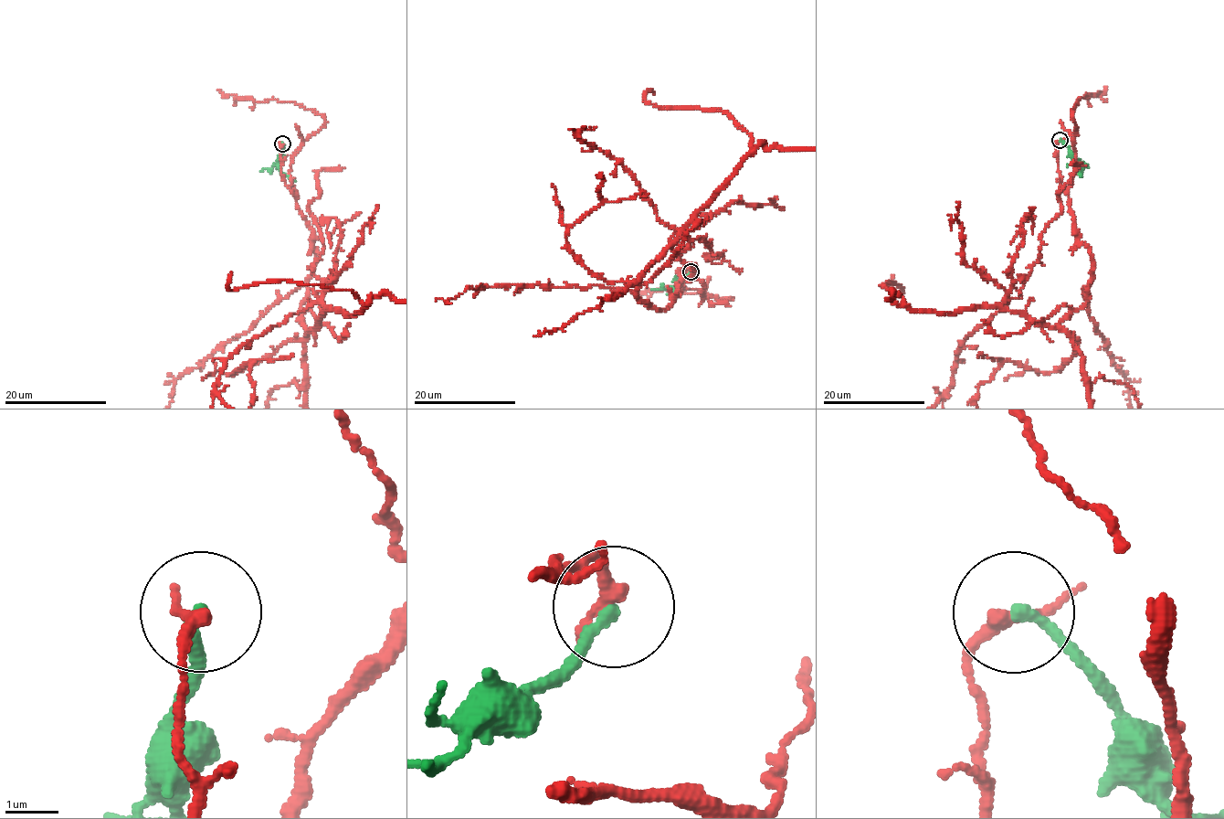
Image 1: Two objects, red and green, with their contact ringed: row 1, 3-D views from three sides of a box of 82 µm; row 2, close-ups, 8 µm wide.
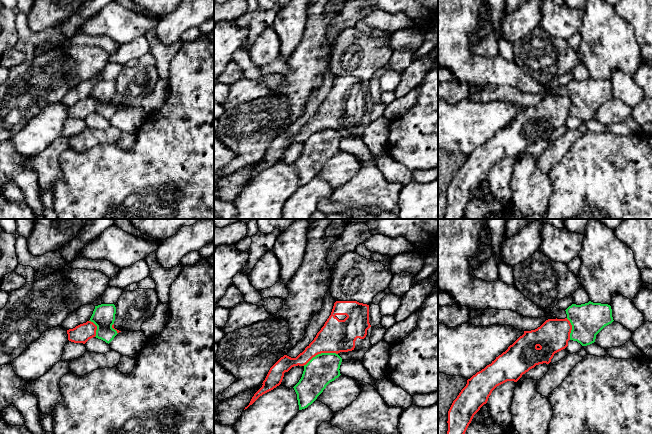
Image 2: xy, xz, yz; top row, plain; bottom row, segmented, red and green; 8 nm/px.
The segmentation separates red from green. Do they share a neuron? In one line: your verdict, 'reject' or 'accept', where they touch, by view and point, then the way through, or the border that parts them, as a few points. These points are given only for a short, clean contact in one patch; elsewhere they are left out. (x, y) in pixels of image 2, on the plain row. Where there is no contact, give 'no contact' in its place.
reject | xz (320, 129) | along xz (337, 129), (318, 129), (303, 141)

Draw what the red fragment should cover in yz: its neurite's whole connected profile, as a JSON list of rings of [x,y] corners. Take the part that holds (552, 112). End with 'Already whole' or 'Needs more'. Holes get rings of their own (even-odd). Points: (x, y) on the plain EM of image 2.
[[[567,94],[548,95],[537,105],[524,107],[505,128],[468,155],[448,187],[444,219],[464,219],[469,200],[492,167],[507,157],[517,158],[536,141],[549,140],[555,129],[568,122],[571,106]]]. Already whole

